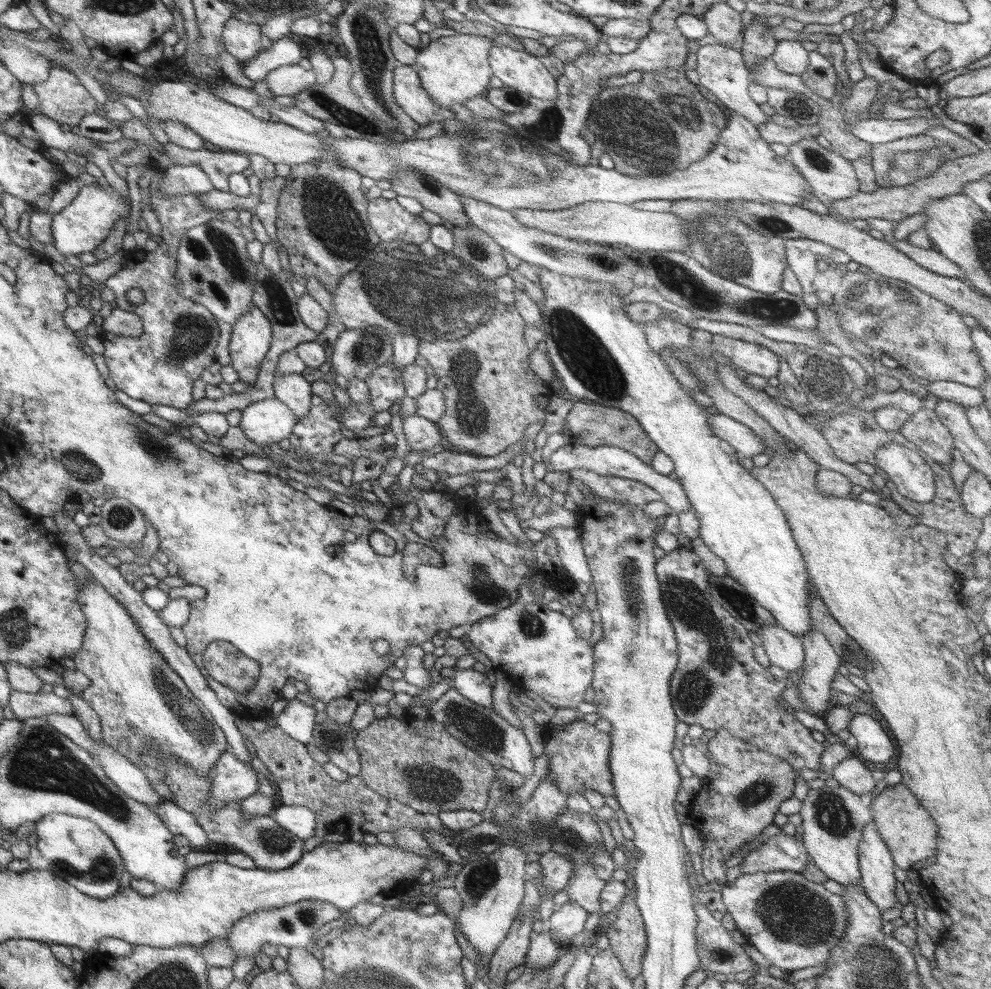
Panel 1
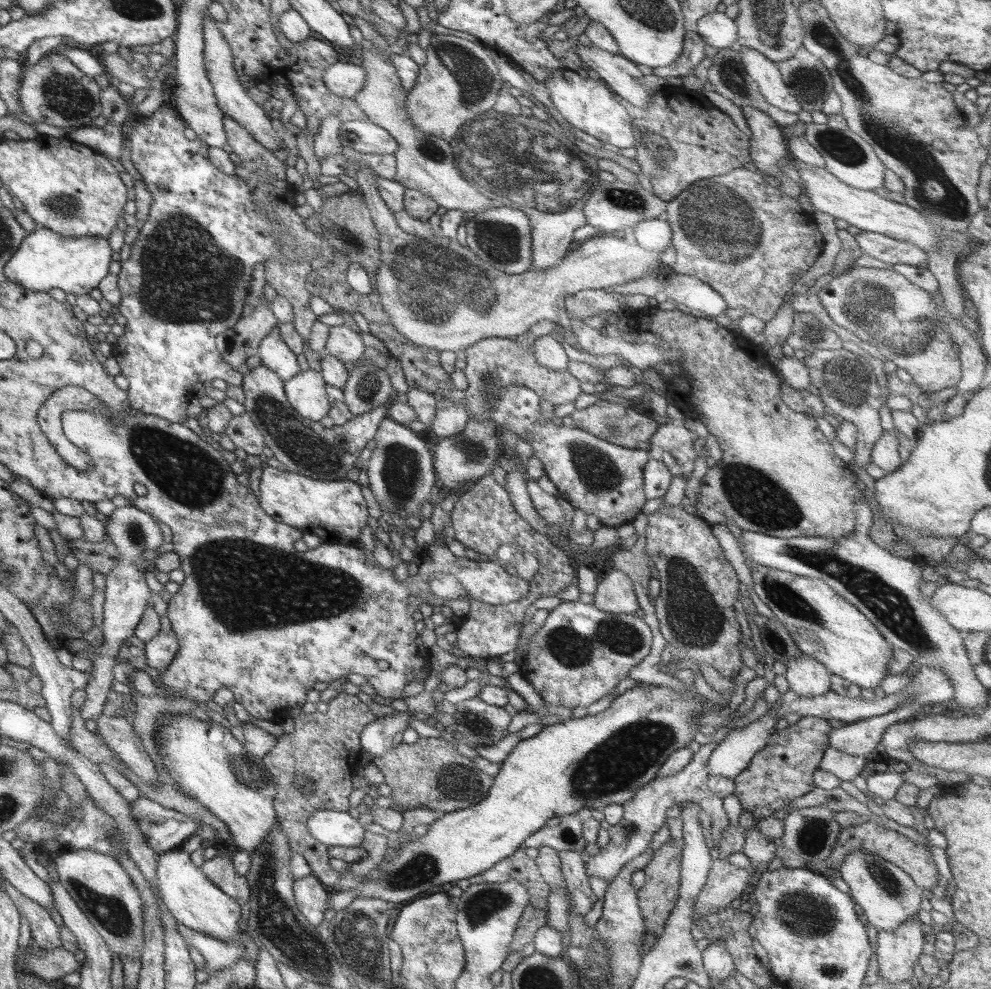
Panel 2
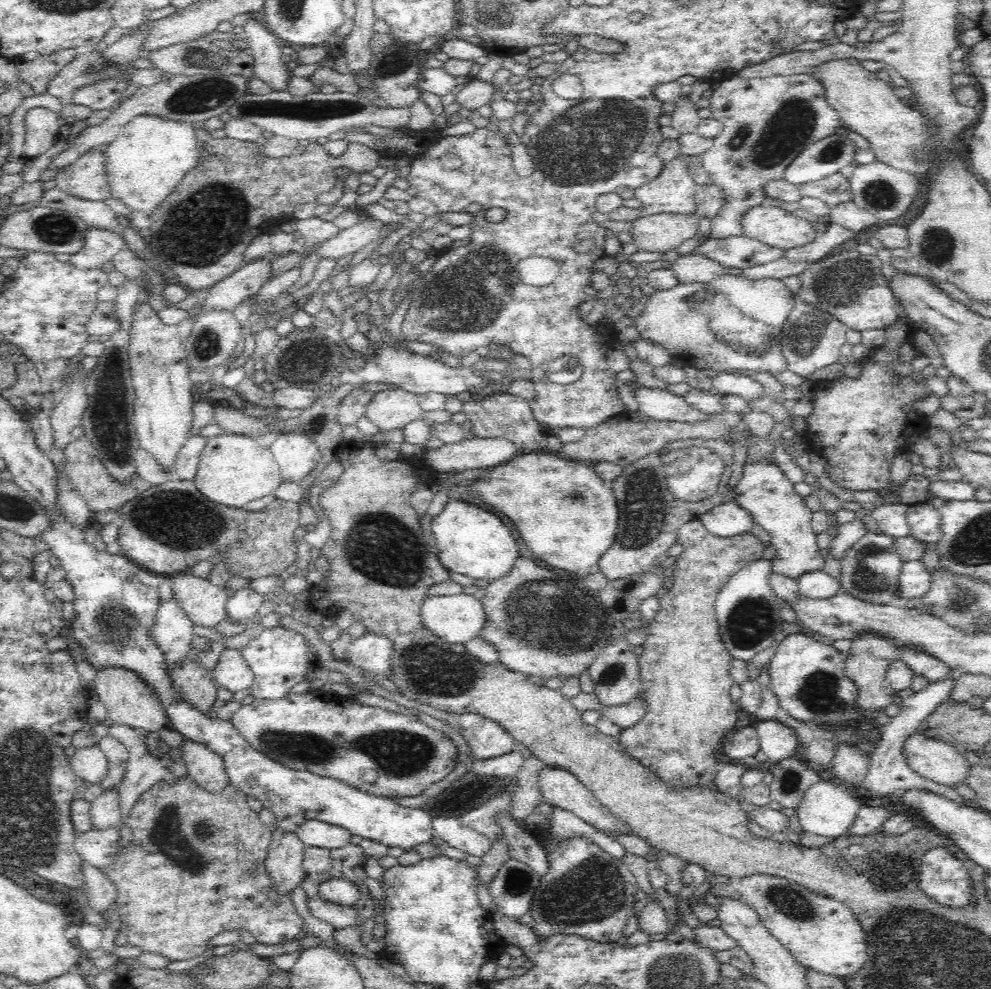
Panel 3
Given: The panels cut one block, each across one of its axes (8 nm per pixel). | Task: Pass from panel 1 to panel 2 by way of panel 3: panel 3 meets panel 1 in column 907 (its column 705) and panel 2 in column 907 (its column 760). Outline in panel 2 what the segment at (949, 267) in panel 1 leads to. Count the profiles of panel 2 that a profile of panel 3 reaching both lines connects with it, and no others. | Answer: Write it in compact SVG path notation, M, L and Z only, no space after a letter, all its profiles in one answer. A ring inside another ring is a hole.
M859 232L853 238L865 256L871 256L891 266L913 266L923 270L927 268L927 254L923 250L917 250L917 246L909 242L891 240L875 232Z

